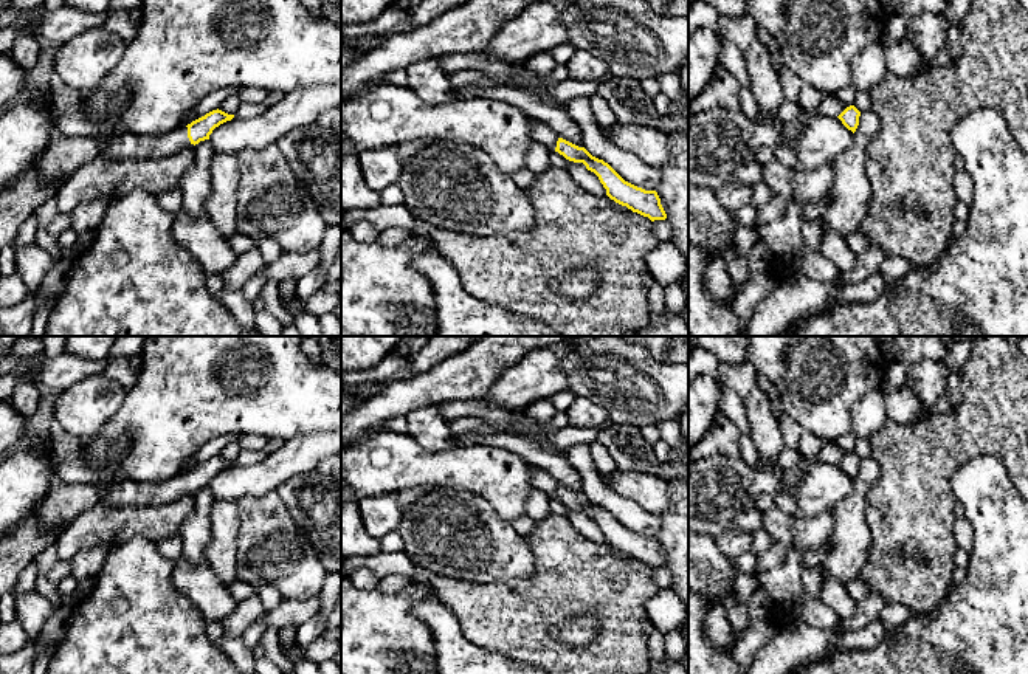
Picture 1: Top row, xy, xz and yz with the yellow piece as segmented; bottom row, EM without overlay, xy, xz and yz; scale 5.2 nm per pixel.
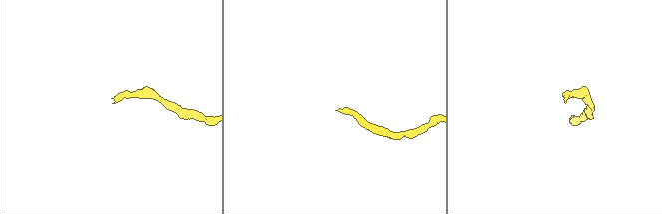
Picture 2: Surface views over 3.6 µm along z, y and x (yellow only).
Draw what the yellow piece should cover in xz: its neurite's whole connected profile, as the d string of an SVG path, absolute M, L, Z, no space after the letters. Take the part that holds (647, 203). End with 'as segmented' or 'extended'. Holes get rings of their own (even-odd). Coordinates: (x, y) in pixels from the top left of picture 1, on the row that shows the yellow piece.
M558 138L555 152L569 161L583 163L588 170L599 177L606 195L616 203L648 217L651 222L667 218L656 191L645 191L625 181L608 163L592 156L585 147Z; as segmented

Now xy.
M122 95L115 102L107 101L104 96L90 96L81 107L93 121L104 124L110 135L107 141L99 143L104 158L149 160L171 156L185 149L191 150L200 141L209 139L216 127L234 118L234 115L217 108L186 127L178 127L175 132L146 136L127 130L118 119L118 105L122 99Z; extended

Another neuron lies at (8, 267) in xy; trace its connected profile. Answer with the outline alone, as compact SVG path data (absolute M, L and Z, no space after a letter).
M12 245L5 246L0 251L0 276L8 277L17 273L16 267L16 248Z

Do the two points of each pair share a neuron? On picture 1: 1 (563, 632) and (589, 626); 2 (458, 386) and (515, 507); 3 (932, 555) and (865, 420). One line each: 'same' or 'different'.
1: same
2: different
3: different

